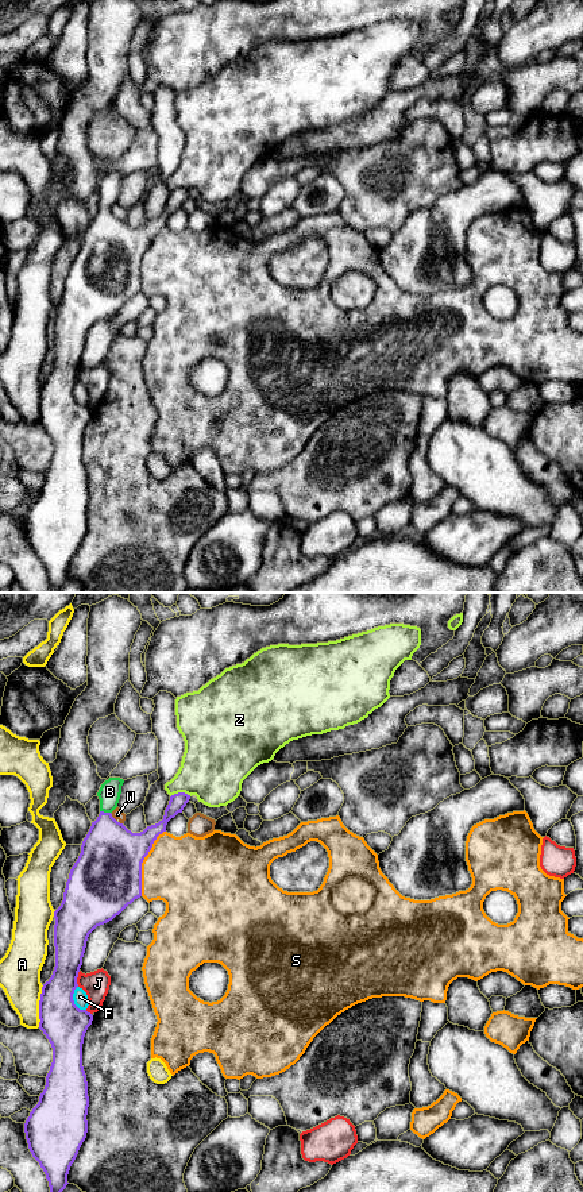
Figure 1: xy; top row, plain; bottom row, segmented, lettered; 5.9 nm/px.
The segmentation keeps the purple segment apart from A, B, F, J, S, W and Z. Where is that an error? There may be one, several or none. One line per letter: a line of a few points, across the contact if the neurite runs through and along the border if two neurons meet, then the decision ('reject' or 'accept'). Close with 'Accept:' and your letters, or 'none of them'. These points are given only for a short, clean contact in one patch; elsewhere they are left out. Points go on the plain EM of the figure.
A: reject
B: xy (111, 249), (105, 230), (105, 208), (109, 186) | accept
F: reject
J: reject
S: reject
W: reject
Z: reject
Accept: B

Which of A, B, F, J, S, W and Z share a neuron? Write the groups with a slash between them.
A / B / F / J / S / W / Z

